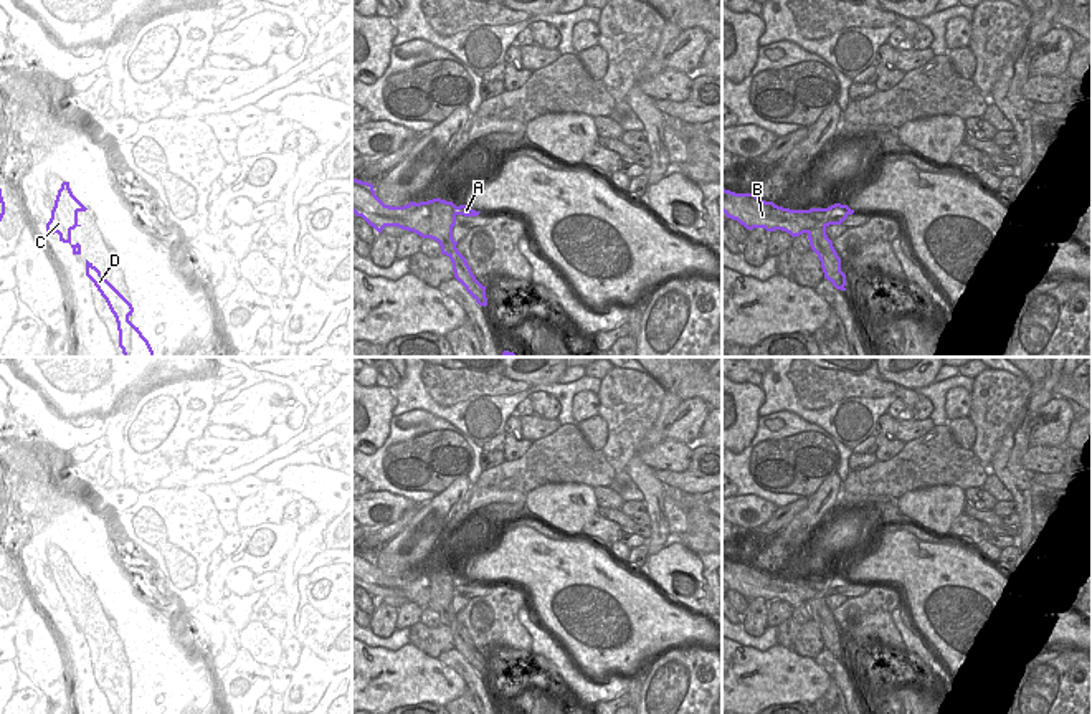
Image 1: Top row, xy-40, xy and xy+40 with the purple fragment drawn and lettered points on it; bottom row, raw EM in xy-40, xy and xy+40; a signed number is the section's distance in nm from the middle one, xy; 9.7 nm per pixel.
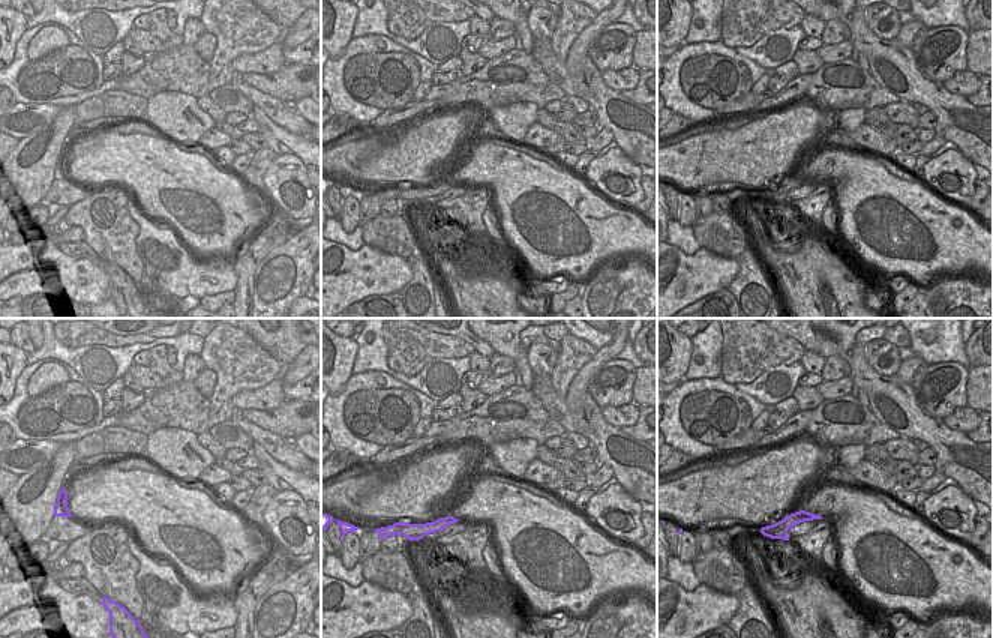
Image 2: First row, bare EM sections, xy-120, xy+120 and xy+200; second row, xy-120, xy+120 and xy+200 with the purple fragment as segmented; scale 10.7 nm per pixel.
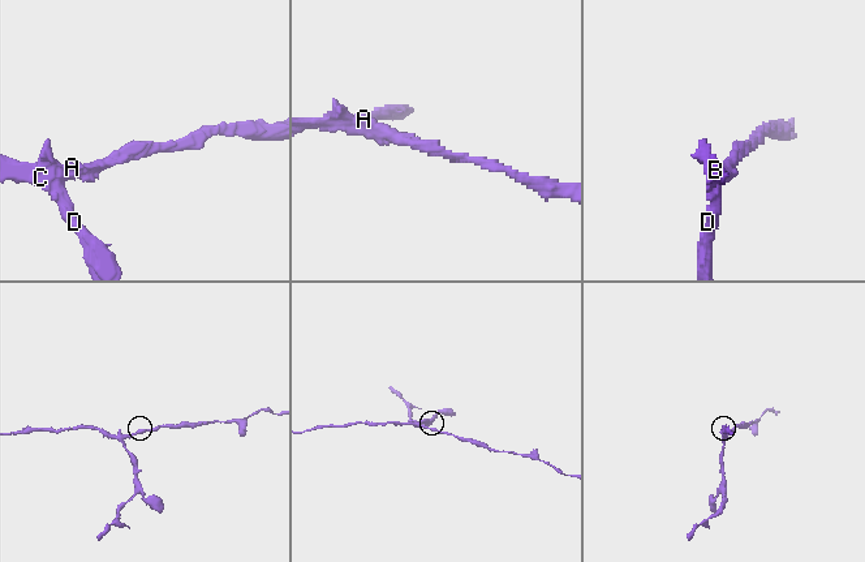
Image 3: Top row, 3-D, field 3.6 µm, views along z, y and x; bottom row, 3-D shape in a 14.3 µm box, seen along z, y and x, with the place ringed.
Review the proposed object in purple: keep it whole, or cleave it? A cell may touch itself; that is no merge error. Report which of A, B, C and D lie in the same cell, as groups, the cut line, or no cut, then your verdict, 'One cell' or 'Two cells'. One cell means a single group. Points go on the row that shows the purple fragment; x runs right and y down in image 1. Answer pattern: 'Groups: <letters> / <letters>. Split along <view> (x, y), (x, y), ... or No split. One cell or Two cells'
Groups: A B / C D. Split along xy (425, 202), (430, 212), (430, 237). Two cells.

